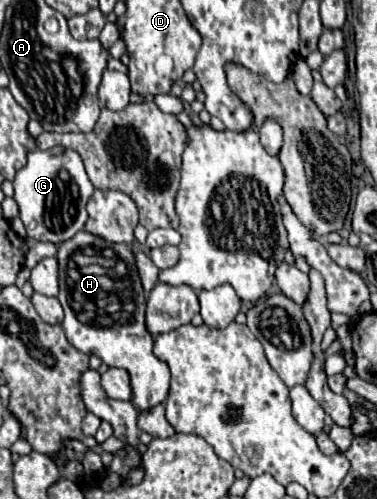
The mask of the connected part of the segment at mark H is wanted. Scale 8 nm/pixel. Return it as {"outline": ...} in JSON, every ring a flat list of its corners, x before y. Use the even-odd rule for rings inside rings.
{"outline":[[80,230,74,238,70,238,70,240,66,240,66,242,60,244,60,248,58,248,58,264,60,264,60,294,58,294,58,300,60,300,60,304,62,304,62,308,64,308,64,314,66,314,66,318,64,318,64,322,62,322,62,328,64,328,64,332,66,332,68,342,70,342,74,348,78,348,80,352,98,356,98,358,100,358,104,364,108,364,108,366,128,370,130,382,132,382,132,404,134,404,140,412,148,412,148,410,152,410,154,406,164,404,166,398,168,398,168,392,170,392,170,370,168,370,168,364,166,364,166,362,162,362,160,358,156,358,156,356,152,354,152,336,150,336,150,332,144,328,146,300,144,300,142,284,140,284,140,278,138,278,138,272,136,272,136,264,134,264,134,258,132,258,132,248,130,248,128,244,108,244,108,242,102,240,102,238,92,236,92,234,86,232,86,230]]}

